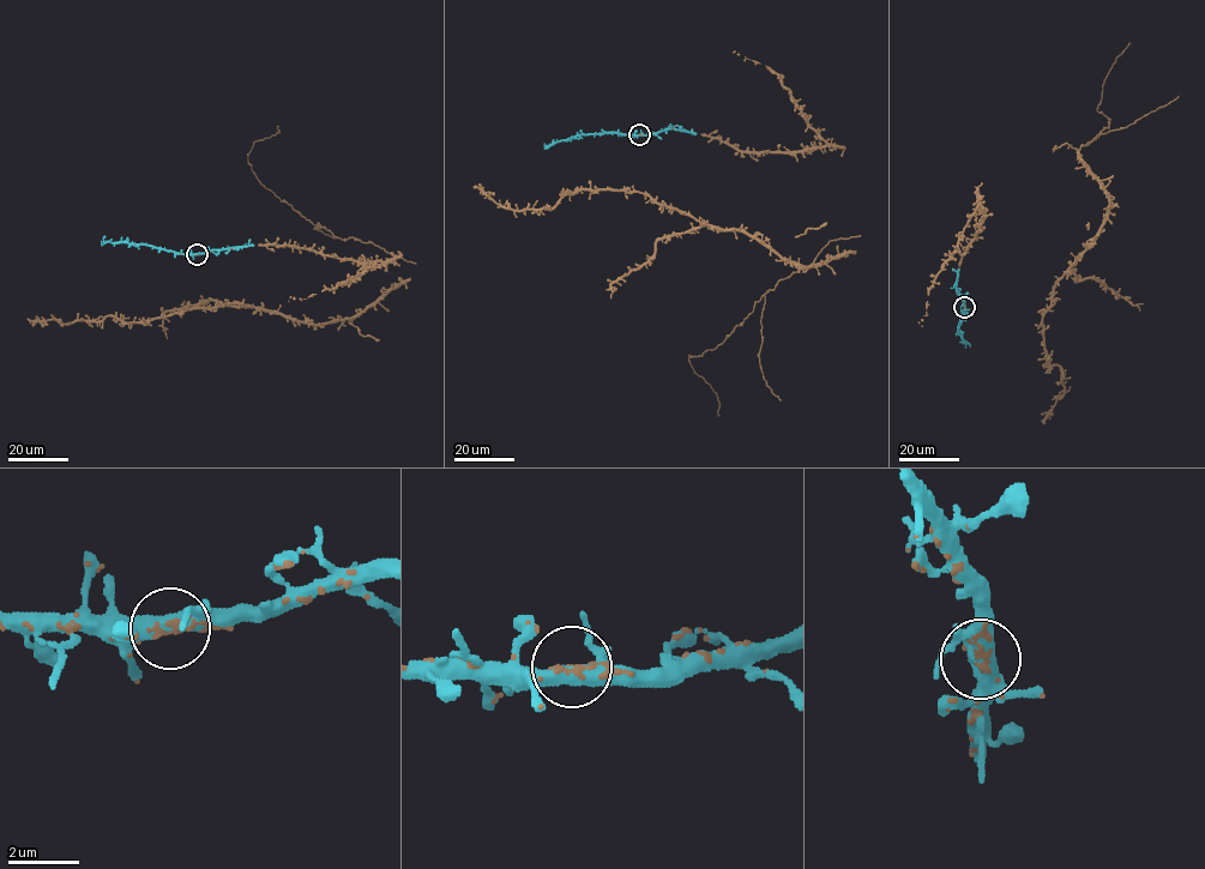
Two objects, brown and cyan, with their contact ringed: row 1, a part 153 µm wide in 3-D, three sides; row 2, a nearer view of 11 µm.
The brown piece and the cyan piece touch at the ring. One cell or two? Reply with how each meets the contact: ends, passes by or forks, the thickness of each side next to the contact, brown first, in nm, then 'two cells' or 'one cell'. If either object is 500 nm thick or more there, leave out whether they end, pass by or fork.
brown ends there; cyan forks there; 150 nm thick on the brown side, 360 nm on the other; one cell

